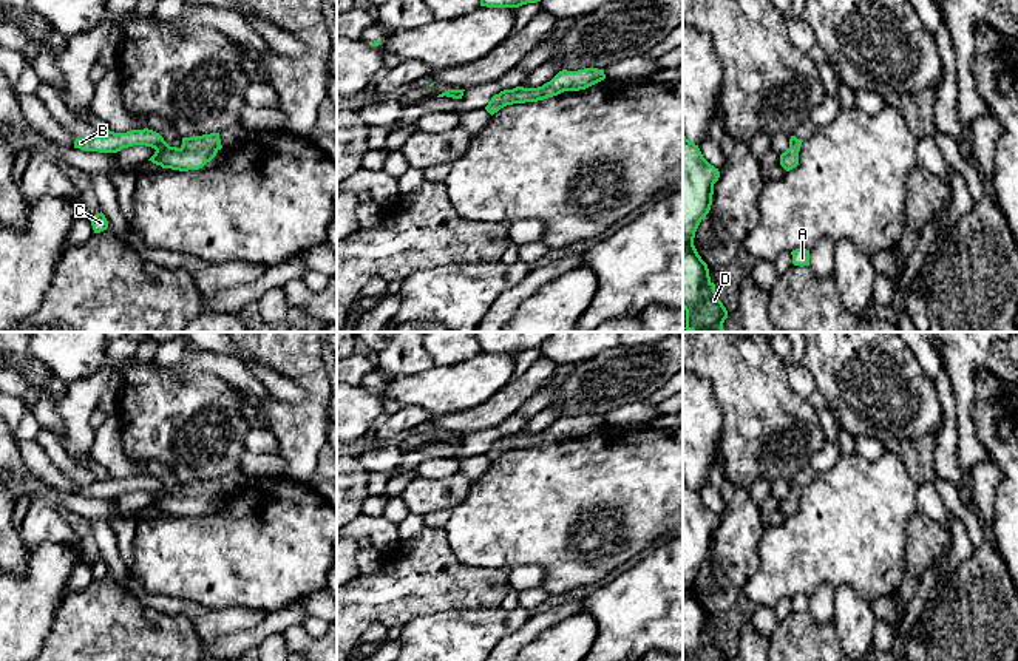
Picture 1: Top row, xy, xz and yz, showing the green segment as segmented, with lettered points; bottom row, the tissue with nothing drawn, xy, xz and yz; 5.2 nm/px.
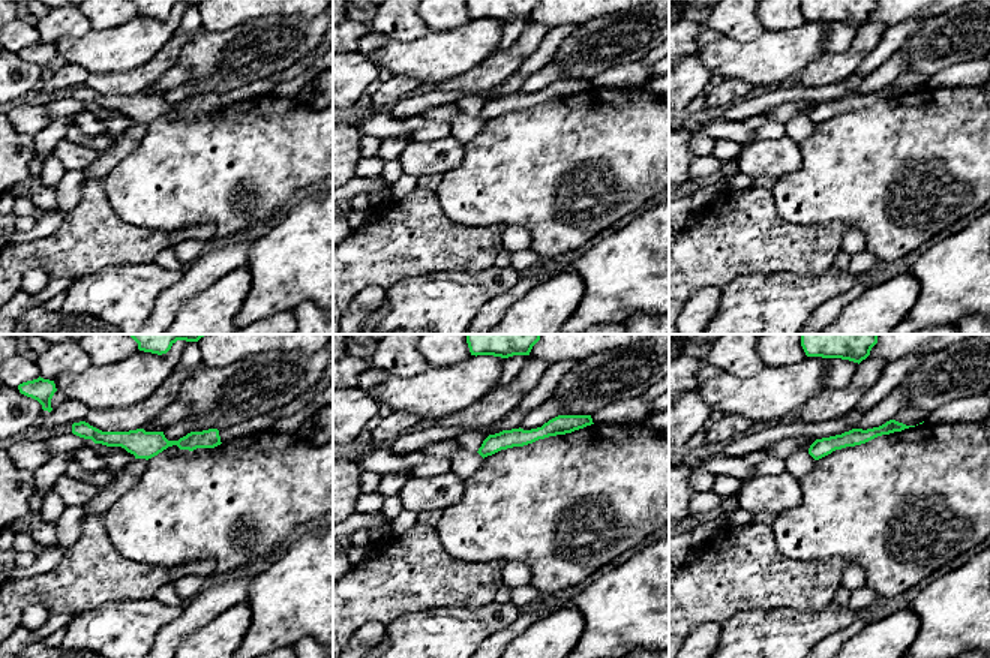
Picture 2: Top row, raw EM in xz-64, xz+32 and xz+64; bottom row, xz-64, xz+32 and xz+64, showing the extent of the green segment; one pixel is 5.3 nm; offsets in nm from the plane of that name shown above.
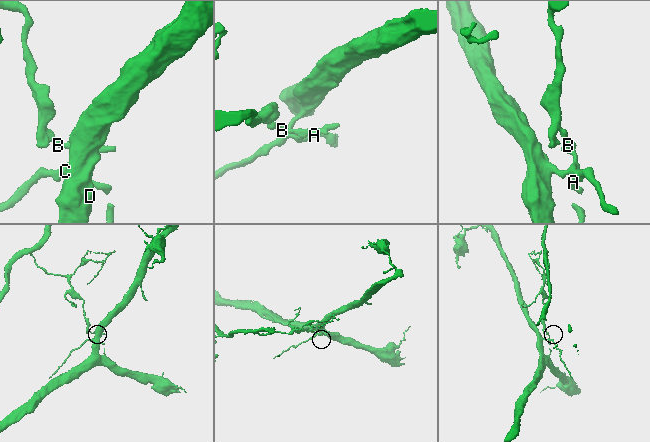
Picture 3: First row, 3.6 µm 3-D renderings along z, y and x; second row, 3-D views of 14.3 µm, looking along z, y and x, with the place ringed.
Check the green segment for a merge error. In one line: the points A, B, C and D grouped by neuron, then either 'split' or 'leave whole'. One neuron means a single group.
A C D / B | split

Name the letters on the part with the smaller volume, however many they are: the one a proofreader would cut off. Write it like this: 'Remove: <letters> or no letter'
Remove: B

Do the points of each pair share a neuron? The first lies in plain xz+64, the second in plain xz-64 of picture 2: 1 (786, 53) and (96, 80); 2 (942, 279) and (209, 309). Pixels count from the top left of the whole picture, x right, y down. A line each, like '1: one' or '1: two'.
1: two
2: two

